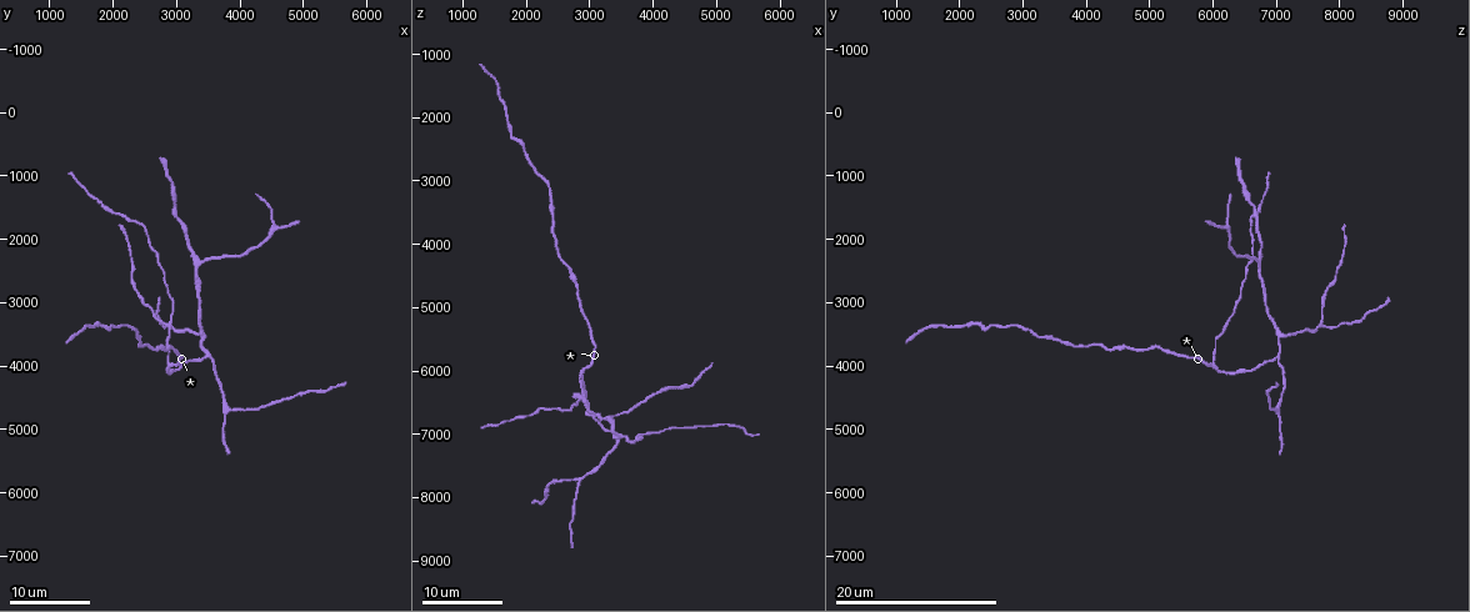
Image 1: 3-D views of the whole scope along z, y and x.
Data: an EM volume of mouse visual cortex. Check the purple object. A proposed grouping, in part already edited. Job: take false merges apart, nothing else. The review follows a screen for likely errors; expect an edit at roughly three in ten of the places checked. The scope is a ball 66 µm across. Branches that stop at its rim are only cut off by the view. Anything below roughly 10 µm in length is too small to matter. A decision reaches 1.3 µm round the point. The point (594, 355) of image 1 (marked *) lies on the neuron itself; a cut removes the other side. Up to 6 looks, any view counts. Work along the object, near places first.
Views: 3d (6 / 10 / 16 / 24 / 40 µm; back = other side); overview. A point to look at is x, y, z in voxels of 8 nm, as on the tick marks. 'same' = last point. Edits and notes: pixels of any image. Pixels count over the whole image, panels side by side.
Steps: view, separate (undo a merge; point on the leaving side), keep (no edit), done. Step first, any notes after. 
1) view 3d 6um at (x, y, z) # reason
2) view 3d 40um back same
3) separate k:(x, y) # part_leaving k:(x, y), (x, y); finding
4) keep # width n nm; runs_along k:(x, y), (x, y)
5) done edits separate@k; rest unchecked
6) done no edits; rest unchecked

view 3d 24um at (3400, 2350, 6700) # a fork

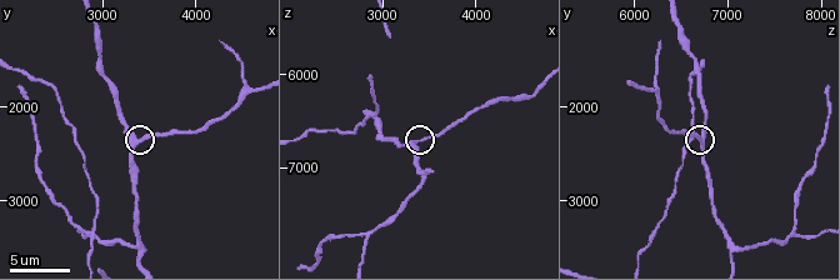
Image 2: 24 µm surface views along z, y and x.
view 3d 6um at (3400, 2400, 6700)

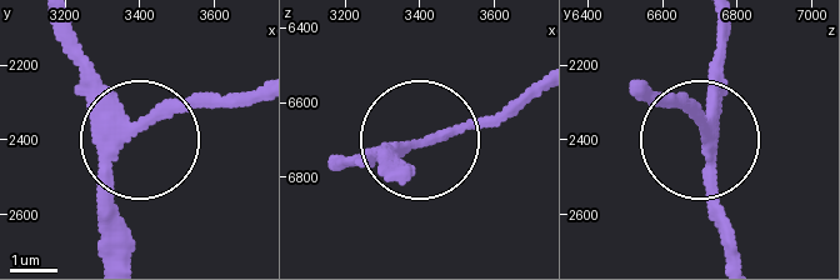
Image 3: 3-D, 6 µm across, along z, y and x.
keep # runs_along 3:(125, 251), (114, 168), (133, 120), (58, 40); continuous, no second neuron

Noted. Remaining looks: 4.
view 3d 16um at (2900, 4050, 6000) # three-way junction

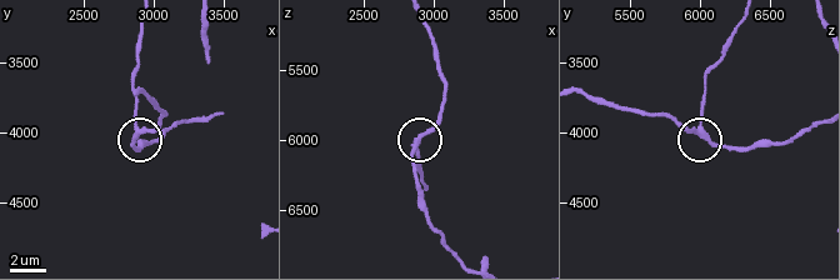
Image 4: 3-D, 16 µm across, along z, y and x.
view 3d 6um at (2860, 4000, 6040)

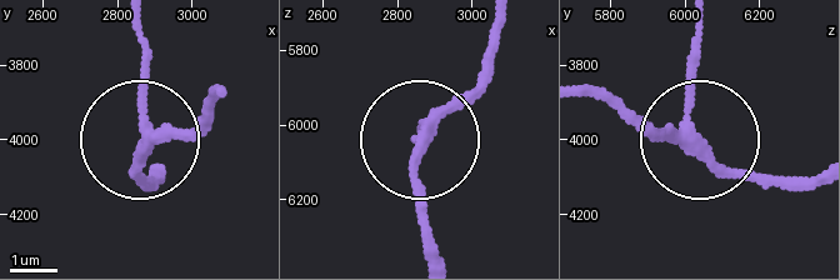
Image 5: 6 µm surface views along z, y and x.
keep # width 240 nm; continuous, no second neuron

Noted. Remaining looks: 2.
view 3d 24um at (3500, 3850, 7000) # side arm on a straight run

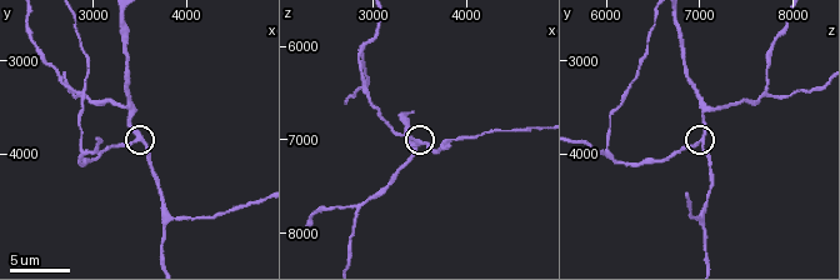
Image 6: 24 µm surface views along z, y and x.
view 3d 10um at (3500, 3850, 7050)

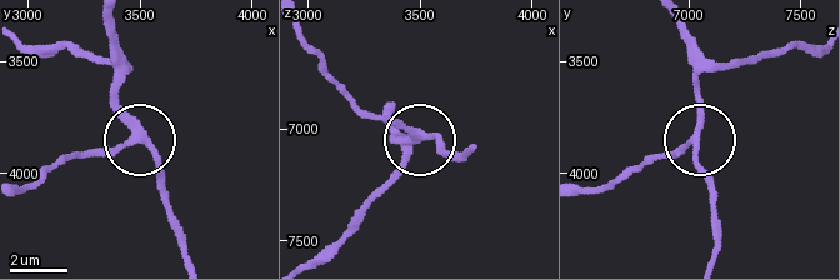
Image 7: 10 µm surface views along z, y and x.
keep # one neuron here

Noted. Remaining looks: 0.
done no edits; rest unchecked

